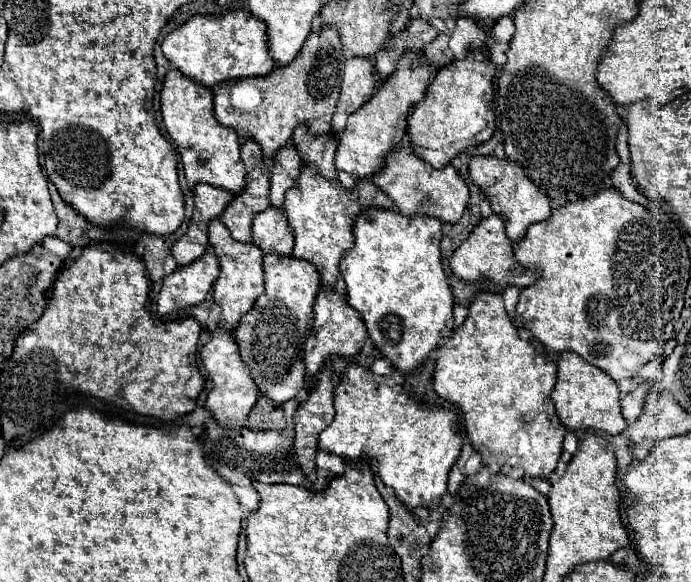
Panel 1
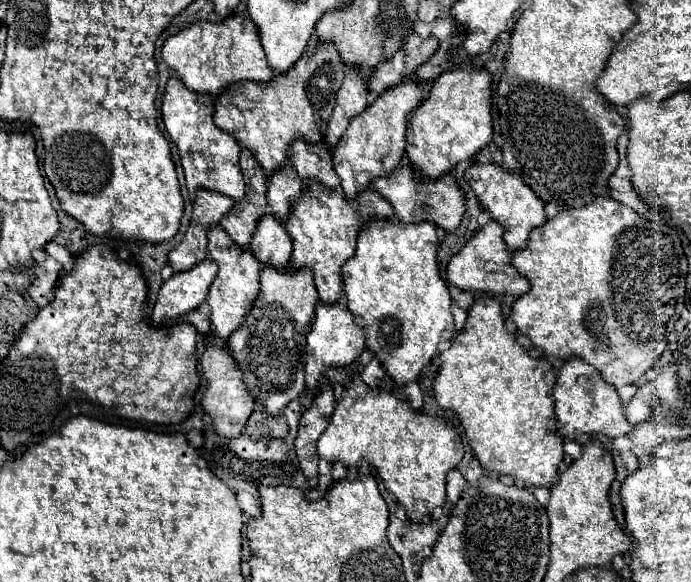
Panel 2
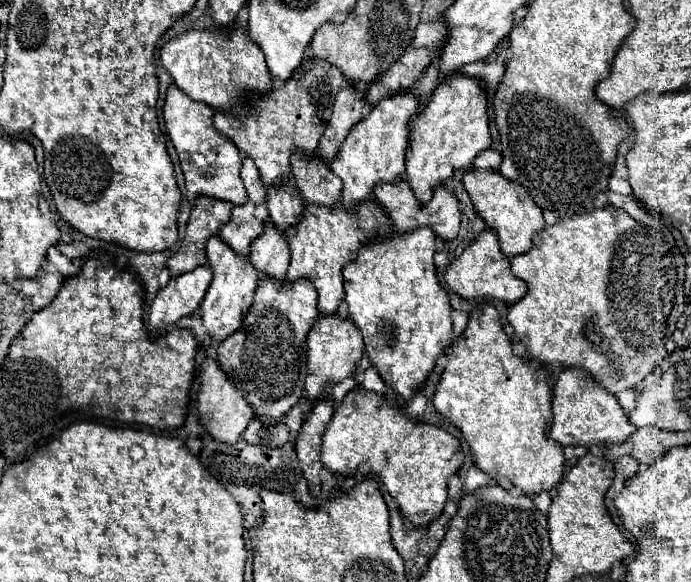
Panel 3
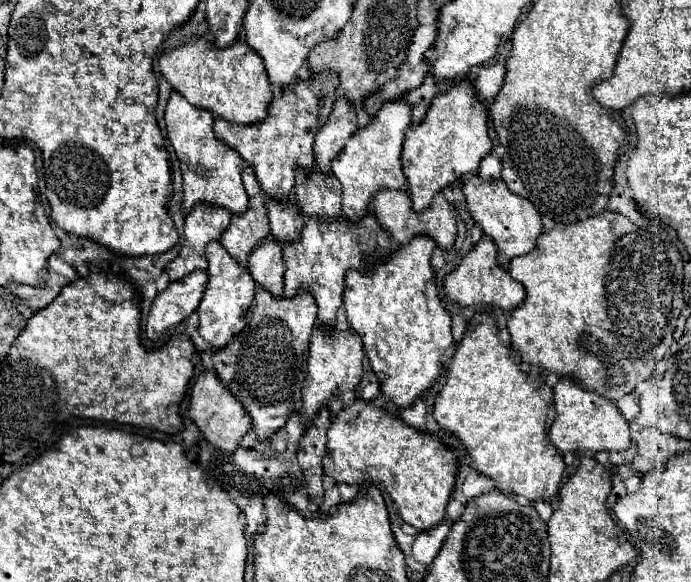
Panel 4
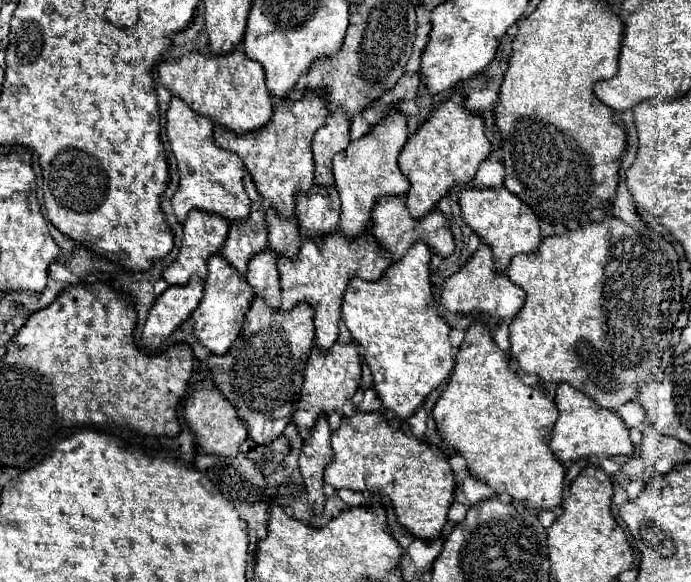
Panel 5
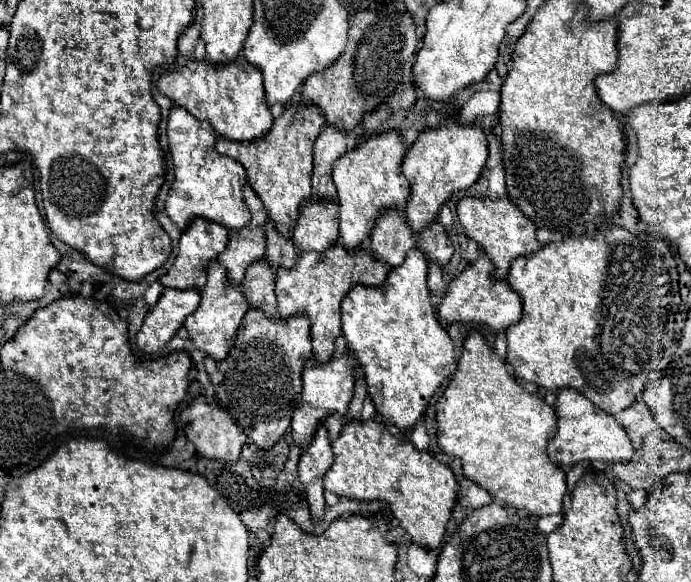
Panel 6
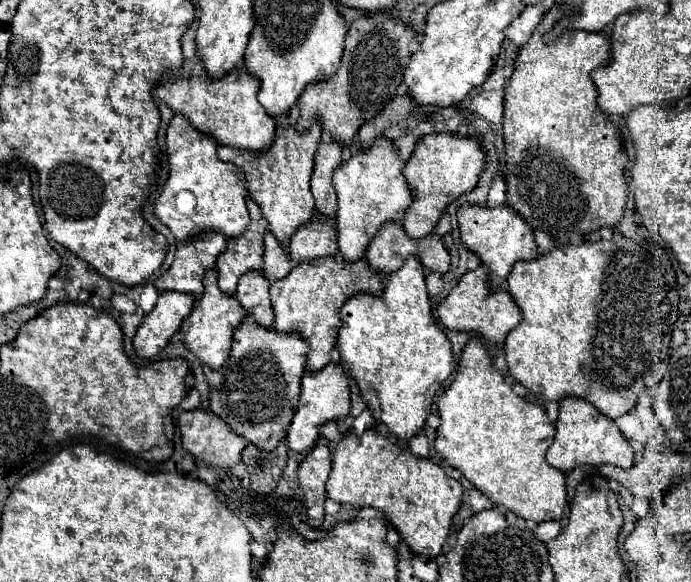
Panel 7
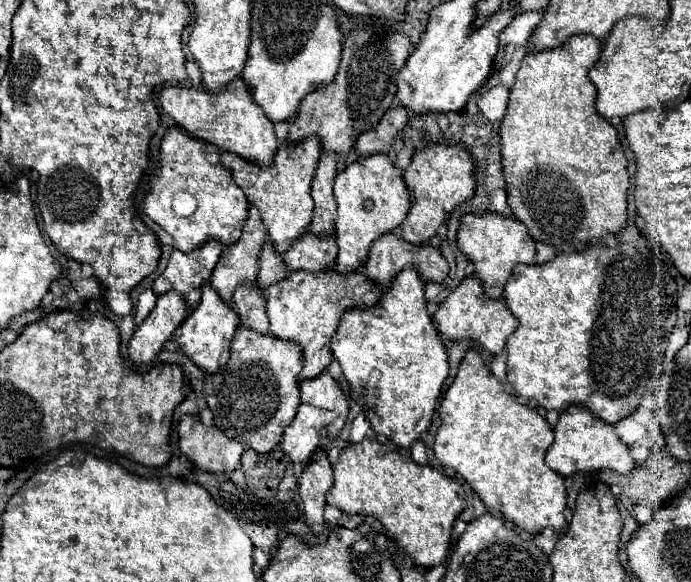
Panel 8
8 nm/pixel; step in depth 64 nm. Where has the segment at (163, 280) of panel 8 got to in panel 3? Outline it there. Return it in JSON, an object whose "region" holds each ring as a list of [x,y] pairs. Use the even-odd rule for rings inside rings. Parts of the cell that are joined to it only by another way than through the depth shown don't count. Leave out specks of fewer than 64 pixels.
{"region":[[[196,198],[182,246],[166,262],[170,276],[180,276],[192,272],[198,266],[206,266],[206,240],[216,236],[218,230],[230,222],[230,212],[232,206],[224,202],[212,202],[212,198]]]}

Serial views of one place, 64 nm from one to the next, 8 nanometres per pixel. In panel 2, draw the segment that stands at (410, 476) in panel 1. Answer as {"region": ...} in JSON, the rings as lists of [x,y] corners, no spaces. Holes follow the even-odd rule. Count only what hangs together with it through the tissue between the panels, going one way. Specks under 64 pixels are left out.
{"region":[[[354,376],[318,440],[318,454],[326,462],[342,462],[346,468],[360,468],[368,462],[384,480],[386,490],[404,506],[406,516],[412,522],[424,522],[436,506],[444,506],[446,476],[460,464],[464,446],[458,432],[442,418],[416,412],[408,400],[398,400],[388,390],[372,390],[360,376]]]}

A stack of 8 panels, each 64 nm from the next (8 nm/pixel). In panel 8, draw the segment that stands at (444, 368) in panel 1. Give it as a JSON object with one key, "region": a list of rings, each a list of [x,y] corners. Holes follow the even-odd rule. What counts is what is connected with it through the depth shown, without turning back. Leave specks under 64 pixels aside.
{"region":[[[470,350],[460,362],[458,374],[442,398],[440,418],[442,418],[442,424],[436,432],[434,456],[444,468],[452,468],[470,484],[470,488],[482,498],[490,514],[496,514],[508,522],[514,522],[514,526],[518,526],[528,534],[542,534],[542,530],[546,530],[548,526],[556,534],[564,530],[566,526],[564,478],[558,476],[544,462],[544,454],[554,440],[554,432],[536,408],[520,404],[516,396],[506,392],[506,388],[484,366],[484,360],[476,350]]]}

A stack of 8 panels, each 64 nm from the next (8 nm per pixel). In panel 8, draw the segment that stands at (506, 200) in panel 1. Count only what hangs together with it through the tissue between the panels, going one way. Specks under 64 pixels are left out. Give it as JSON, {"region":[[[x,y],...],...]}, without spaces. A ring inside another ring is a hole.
{"region":[[[466,214],[458,228],[458,250],[474,264],[474,276],[482,282],[484,294],[498,300],[516,264],[536,264],[536,244],[530,238],[526,226],[514,218],[500,214]]]}

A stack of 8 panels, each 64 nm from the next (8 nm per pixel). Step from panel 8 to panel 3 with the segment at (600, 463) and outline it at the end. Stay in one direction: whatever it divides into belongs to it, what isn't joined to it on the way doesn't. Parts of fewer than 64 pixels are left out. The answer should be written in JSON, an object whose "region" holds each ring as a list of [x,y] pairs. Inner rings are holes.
{"region":[[[566,368],[562,370],[556,386],[554,386],[554,402],[552,402],[554,422],[550,428],[550,436],[560,446],[584,446],[592,448],[598,444],[622,444],[636,432],[630,424],[628,416],[620,408],[616,396],[606,394],[604,388],[596,386],[592,376],[580,368]]]}

